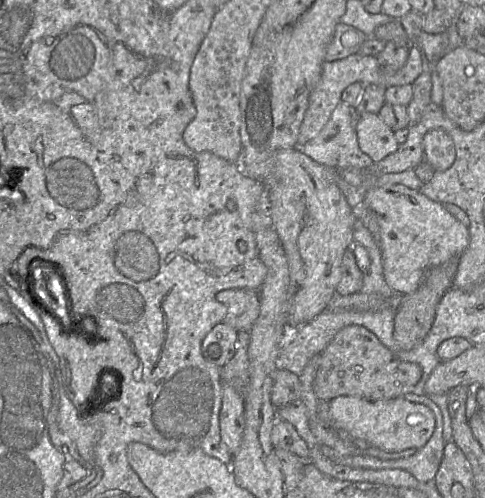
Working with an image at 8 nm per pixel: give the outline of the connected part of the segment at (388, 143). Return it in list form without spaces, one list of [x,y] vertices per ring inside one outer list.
[[[362,113],[357,122],[356,132],[359,147],[374,163],[380,162],[399,147],[394,132],[379,114]]]

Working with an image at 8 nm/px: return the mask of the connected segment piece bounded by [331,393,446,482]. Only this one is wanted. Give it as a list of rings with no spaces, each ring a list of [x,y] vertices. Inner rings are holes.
[[[408,393],[403,398],[411,403],[420,404],[429,408],[435,416],[435,430],[424,447],[418,449],[412,456],[407,458],[379,459],[374,456],[360,455],[353,458],[336,458],[331,460],[353,468],[401,469],[410,473],[420,482],[434,481],[441,465],[446,445],[443,439],[442,413],[428,395]]]

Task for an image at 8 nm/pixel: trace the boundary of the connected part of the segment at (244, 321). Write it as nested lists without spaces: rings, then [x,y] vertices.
[[[226,289],[216,298],[225,304],[228,312],[223,322],[238,331],[250,331],[260,315],[260,291],[252,289]]]

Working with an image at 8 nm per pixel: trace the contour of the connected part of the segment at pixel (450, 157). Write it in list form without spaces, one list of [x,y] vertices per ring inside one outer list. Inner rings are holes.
[[[434,129],[424,136],[425,161],[434,171],[445,171],[455,160],[455,148],[452,138],[442,129]]]

